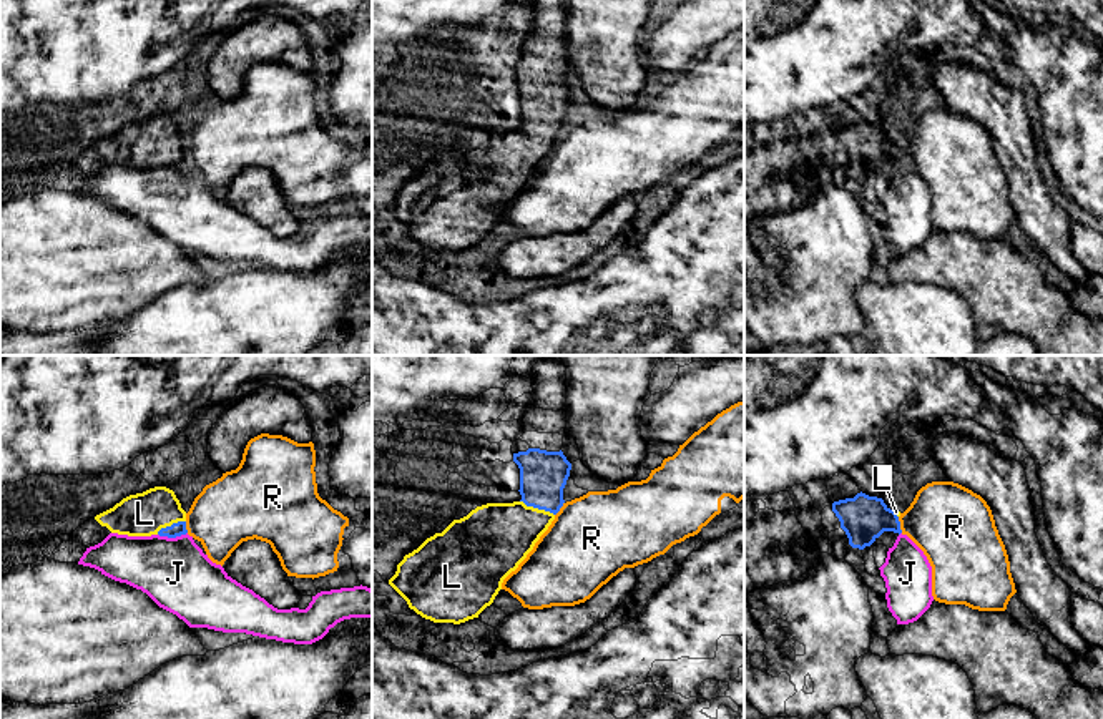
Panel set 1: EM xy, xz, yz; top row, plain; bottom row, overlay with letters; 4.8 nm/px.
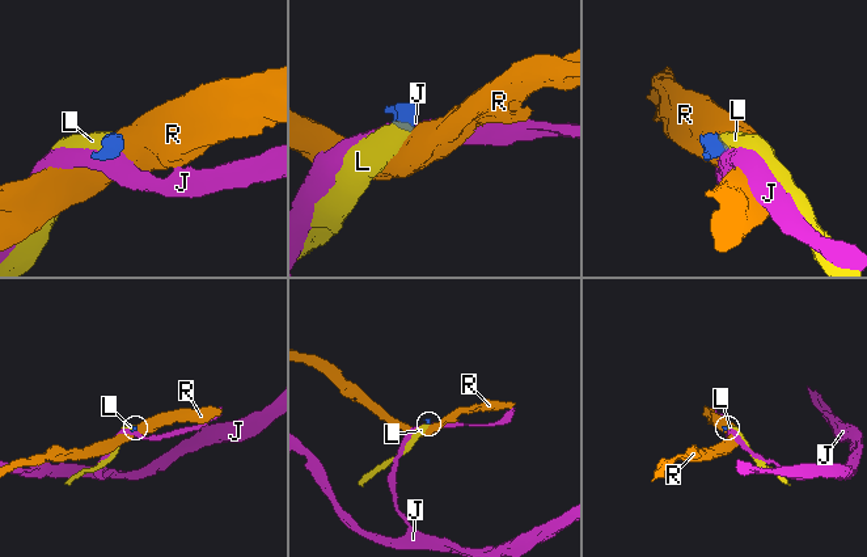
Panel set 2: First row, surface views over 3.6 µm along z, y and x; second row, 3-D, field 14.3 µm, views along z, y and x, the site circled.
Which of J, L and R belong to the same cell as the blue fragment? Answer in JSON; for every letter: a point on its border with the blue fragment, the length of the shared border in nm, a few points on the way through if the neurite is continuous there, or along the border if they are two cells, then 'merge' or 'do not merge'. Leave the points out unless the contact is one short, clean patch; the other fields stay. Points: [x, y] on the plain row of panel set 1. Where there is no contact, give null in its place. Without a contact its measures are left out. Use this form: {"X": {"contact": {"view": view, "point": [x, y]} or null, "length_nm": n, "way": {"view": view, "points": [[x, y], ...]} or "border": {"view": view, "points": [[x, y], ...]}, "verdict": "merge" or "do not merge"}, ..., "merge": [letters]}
{"J": {"contact": {"view": "xy", "point": [171, 165]}, "length_nm": 140, "border": {"view": "xy", "points": [[186, 160], [176, 165], [158, 163]]}, "verdict": "do not merge"}, "L": {"contact": {"view": "xz", "point": [537, 135]}, "length_nm": 180, "way": {"view": "xz", "points": [[544, 103], [542, 128], [537, 135], [517, 155], [497, 165]]}, "verdict": "merge"}, "R": {"contact": {"view": "yz", "point": [899, 153]}, "length_nm": 80, "border": {"view": "yz", "points": [[897, 145], [902, 160]]}, "verdict": "do not merge"}, "merge": ["L"]}

